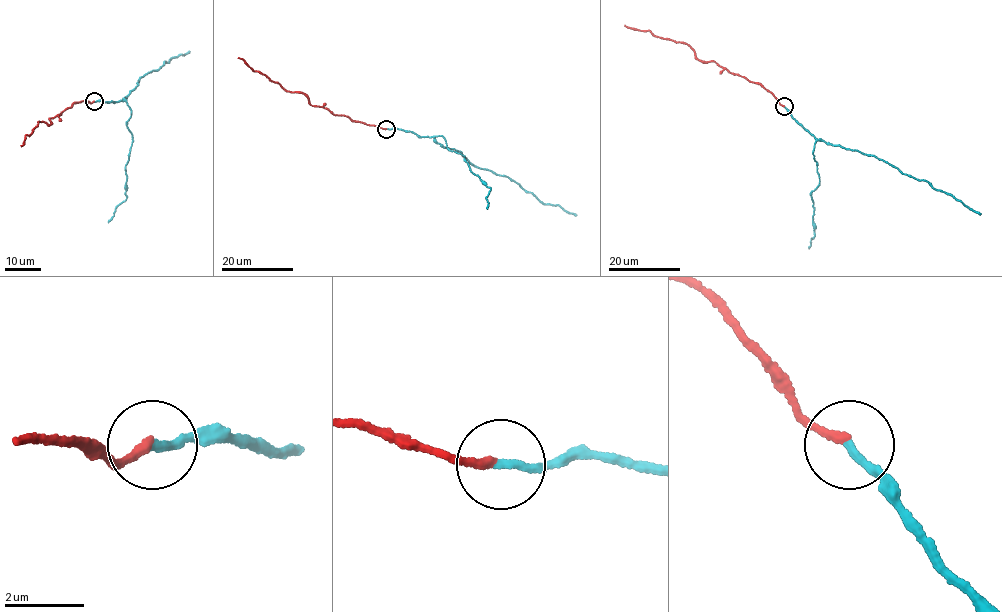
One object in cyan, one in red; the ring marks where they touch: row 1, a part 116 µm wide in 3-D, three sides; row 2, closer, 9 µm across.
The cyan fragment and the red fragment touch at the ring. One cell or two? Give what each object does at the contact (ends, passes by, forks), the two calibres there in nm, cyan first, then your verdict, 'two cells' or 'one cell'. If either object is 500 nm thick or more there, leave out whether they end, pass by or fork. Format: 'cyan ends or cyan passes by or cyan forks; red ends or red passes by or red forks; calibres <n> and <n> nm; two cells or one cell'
cyan ends; red ends; calibres 200 and 200 nm; one cell

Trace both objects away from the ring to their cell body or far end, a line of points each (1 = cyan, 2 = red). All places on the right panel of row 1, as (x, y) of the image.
1: (784, 106), (816, 138), (887, 162), (904, 174), (925, 180), (980, 214)
2: (784, 106), (761, 85), (713, 61), (702, 62), (684, 43), (625, 24)

